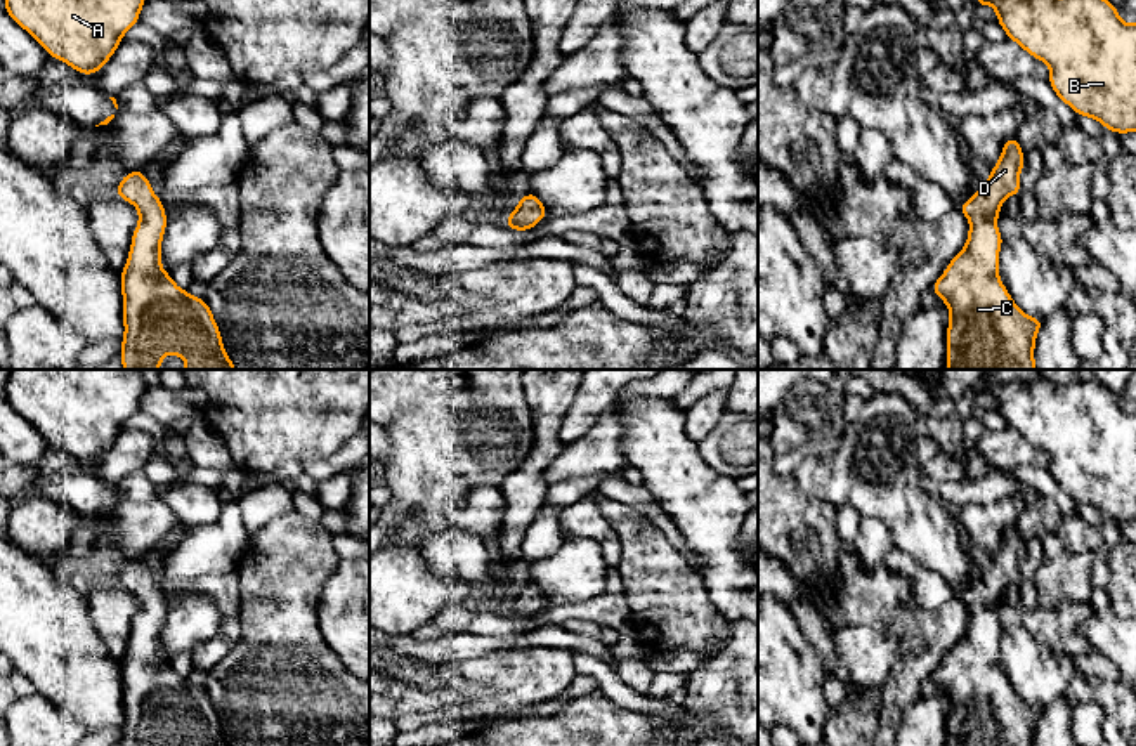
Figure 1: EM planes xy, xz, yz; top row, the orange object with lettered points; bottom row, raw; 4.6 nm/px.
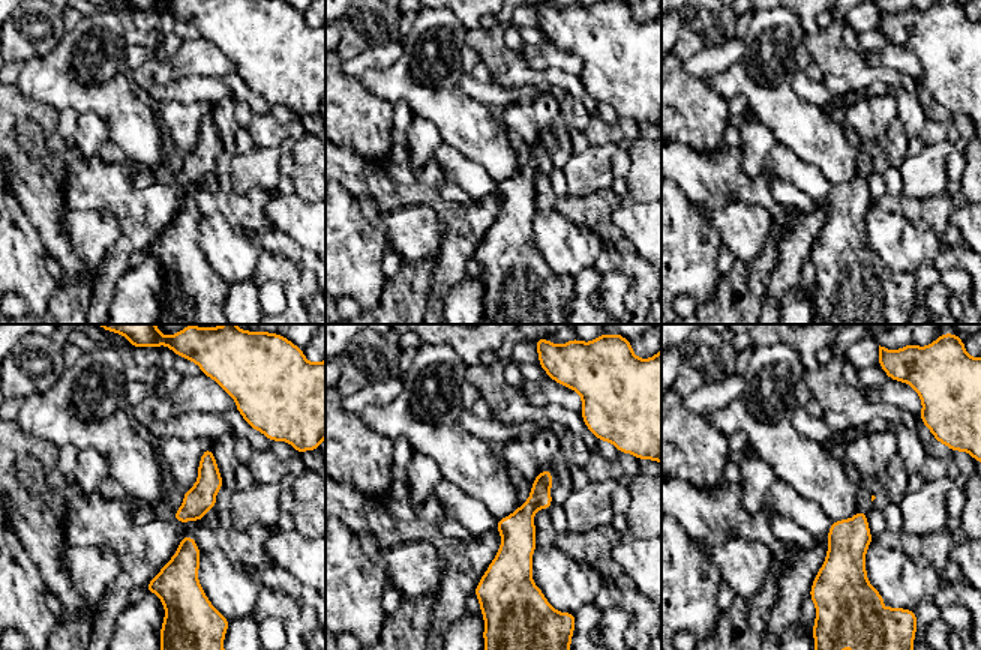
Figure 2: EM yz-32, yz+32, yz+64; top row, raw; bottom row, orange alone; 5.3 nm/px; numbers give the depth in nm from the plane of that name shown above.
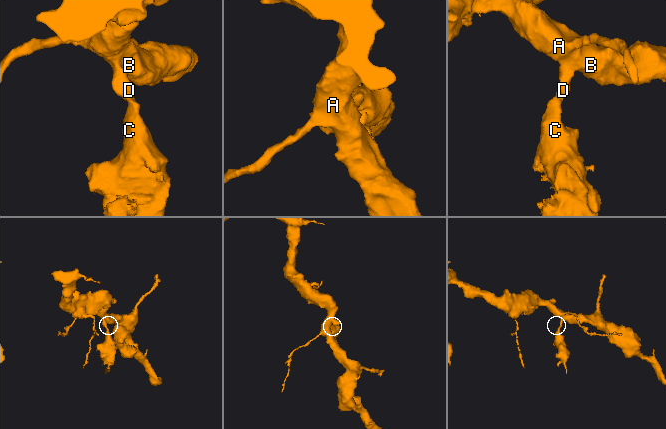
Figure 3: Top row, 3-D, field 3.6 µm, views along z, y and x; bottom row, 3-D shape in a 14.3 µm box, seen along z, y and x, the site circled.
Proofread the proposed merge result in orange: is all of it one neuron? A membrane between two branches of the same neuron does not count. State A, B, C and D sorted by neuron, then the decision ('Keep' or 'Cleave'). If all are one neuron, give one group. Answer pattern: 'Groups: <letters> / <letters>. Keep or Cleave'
Groups: A B C D. Keep

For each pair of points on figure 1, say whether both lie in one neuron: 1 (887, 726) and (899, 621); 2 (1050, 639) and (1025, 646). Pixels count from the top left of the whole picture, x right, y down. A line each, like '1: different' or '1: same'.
1: same
2: different

